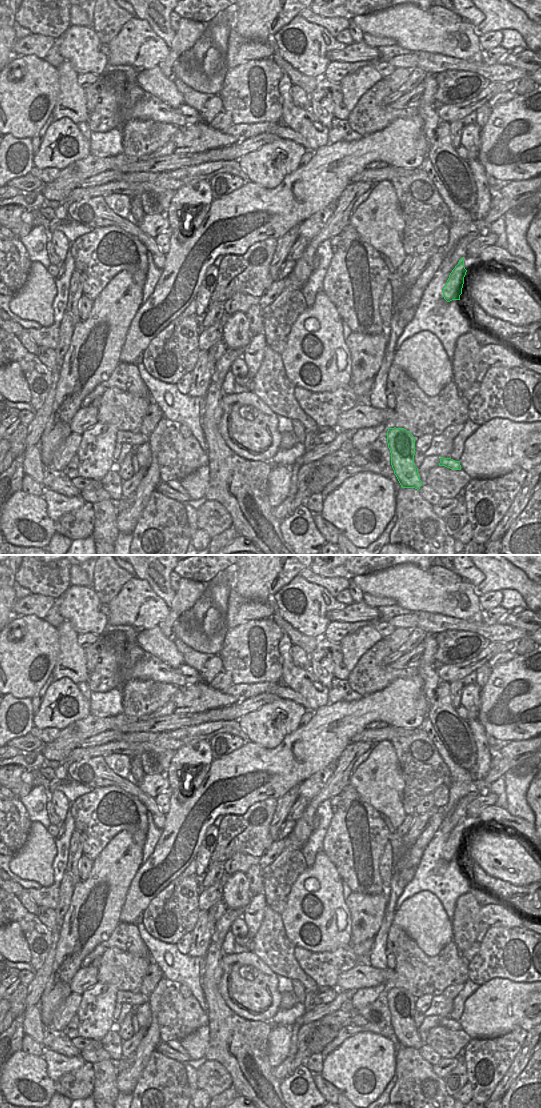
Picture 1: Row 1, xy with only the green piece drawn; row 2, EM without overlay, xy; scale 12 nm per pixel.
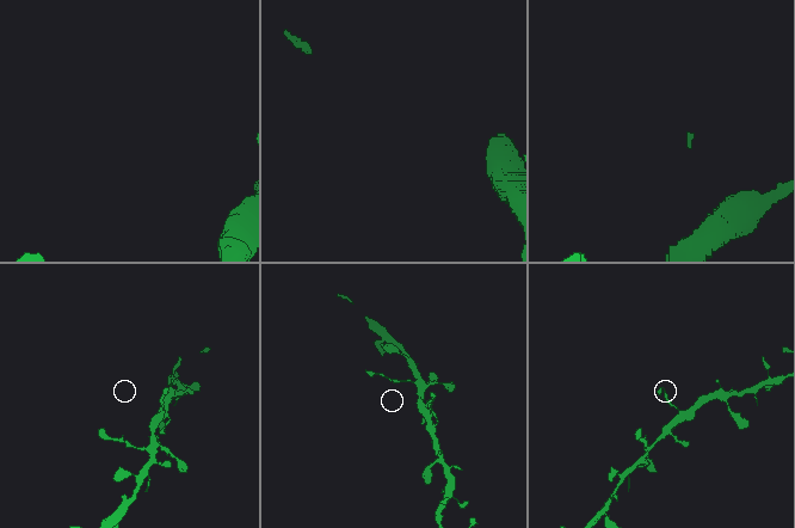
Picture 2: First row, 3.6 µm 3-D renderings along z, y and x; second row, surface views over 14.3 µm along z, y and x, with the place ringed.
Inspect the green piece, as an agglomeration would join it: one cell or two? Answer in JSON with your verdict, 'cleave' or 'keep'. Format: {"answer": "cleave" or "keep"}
{"answer": "keep"}

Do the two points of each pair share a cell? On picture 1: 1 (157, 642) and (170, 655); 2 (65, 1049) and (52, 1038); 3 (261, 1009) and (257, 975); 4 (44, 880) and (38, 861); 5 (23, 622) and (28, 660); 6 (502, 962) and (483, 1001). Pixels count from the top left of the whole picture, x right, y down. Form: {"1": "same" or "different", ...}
{"1": "same", "2": "same", "3": "same", "4": "same", "5": "same", "6": "different"}

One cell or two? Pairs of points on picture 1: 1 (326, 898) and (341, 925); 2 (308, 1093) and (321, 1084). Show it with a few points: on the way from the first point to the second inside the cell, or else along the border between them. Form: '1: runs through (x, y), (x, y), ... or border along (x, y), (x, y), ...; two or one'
1: runs through (328, 905), (337, 914), (337, 918); one
2: border along (313, 1074), (313, 1082), (324, 1097); two

